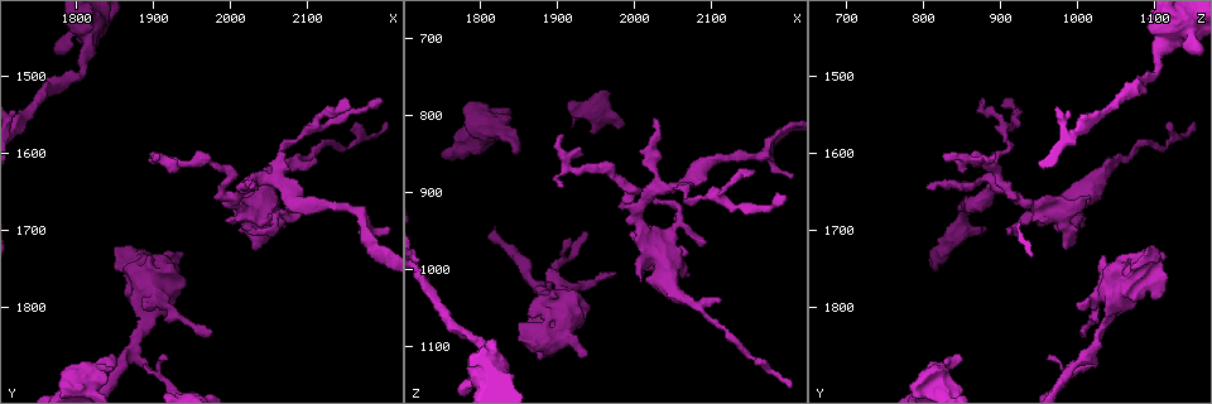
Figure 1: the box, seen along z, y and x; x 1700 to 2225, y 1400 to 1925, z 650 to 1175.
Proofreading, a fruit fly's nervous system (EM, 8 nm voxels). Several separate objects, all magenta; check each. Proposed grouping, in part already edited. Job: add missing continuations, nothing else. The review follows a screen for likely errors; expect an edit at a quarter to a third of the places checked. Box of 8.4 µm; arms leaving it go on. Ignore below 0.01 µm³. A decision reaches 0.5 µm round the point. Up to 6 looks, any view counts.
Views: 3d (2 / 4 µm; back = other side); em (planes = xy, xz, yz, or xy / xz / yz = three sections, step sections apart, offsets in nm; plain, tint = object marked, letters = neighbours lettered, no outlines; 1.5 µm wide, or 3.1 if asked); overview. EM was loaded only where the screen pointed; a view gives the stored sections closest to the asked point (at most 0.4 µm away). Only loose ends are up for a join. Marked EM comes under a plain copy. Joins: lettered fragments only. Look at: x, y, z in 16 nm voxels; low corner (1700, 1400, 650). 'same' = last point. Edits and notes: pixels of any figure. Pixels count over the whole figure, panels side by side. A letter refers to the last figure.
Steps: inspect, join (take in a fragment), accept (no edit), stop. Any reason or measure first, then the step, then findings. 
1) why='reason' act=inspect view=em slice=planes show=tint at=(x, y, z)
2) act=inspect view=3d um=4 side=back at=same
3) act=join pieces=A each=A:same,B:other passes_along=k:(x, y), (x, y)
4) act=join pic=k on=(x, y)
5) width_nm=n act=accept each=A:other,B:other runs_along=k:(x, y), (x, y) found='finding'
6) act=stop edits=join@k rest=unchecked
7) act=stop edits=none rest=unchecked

why='an open end' act=inspect view=3d um=2 at=(2195, 1525, 905)

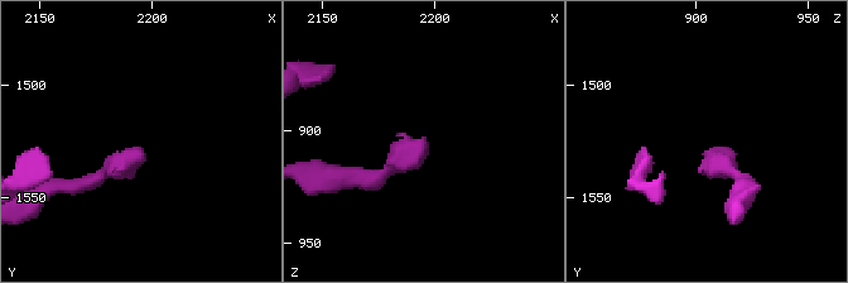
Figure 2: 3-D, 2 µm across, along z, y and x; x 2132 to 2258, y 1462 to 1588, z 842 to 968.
act=inspect view=em slice=planes show=tint at=(2194, 1528, 907)

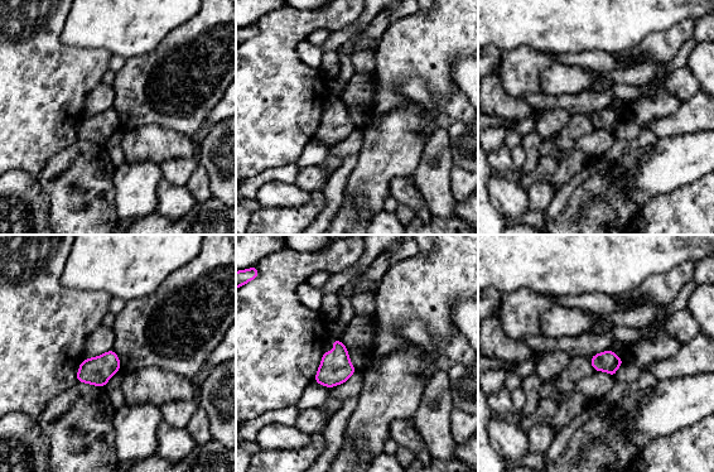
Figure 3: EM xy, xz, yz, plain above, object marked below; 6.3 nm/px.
why='what lies round it' act=inspect view=em slice=planes show=letters at=same

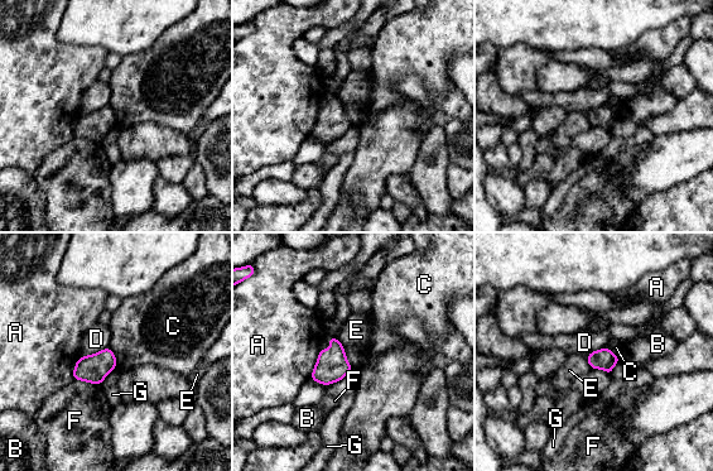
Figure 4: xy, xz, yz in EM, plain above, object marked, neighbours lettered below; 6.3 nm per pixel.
act=accept each=A:other,B:other,C:other,D:other,E:other,F:other,G:other border=4:(107, 346), (81, 357) found='none of them fits'

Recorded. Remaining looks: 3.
why='thin end' act=inspect view=em slice=planes show=letters at=(1905, 1600, 890)

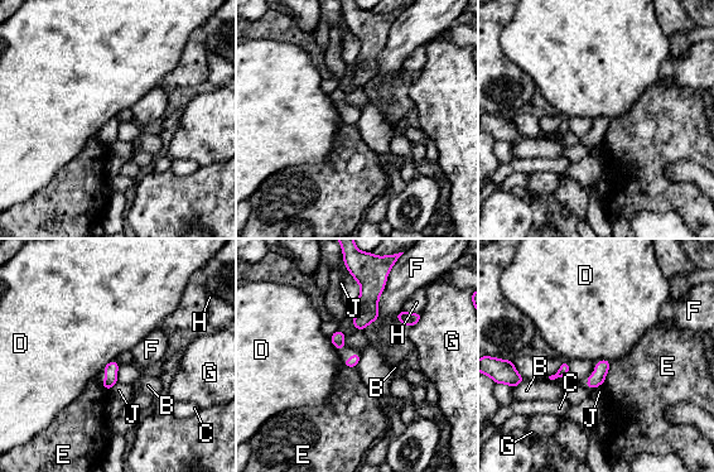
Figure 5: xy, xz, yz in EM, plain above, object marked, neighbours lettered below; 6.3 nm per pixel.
act=accept each=B:other,C:other,D:other,E:other,F:other,G:other,H:other,J:other found='no lettered fragment goes on from it'

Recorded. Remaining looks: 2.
act=stop edits=none rest=unchecked

